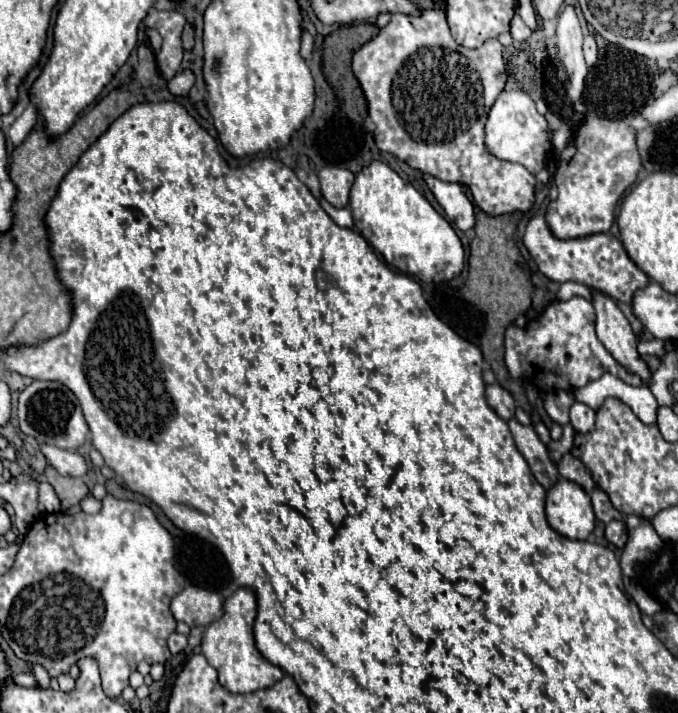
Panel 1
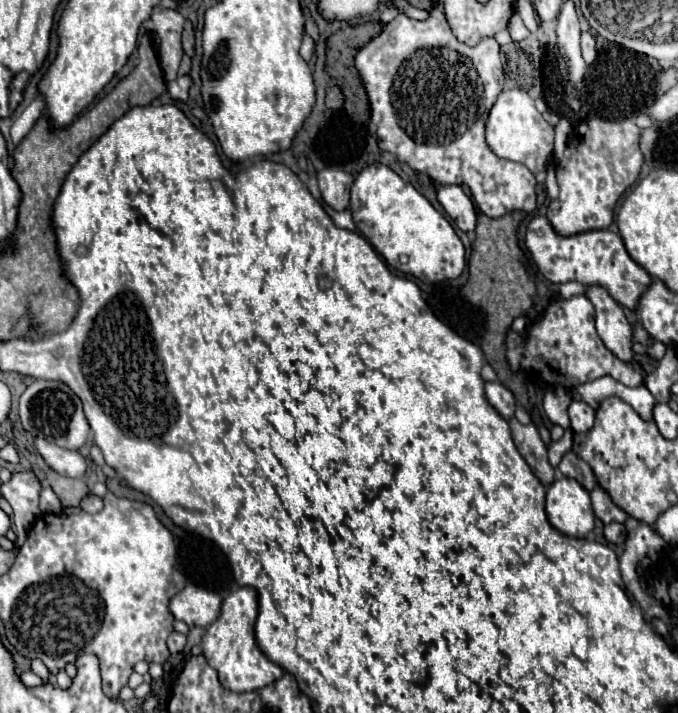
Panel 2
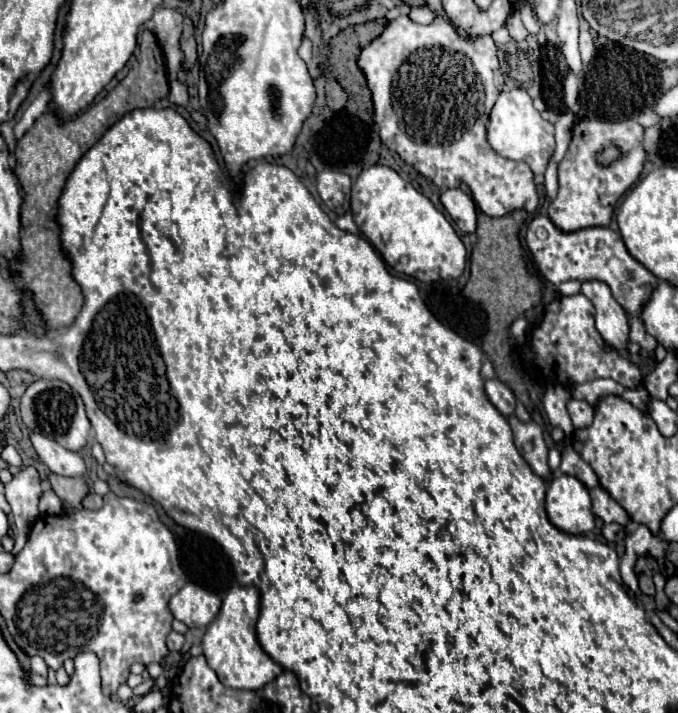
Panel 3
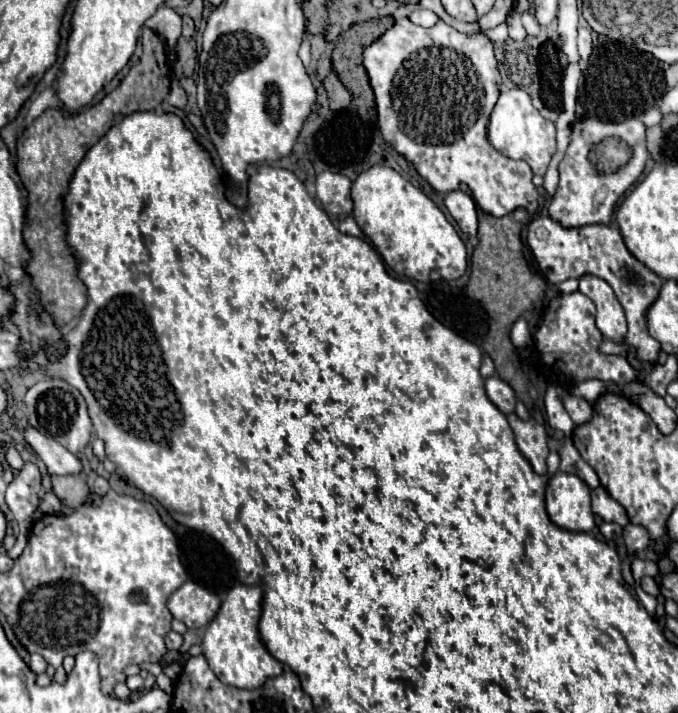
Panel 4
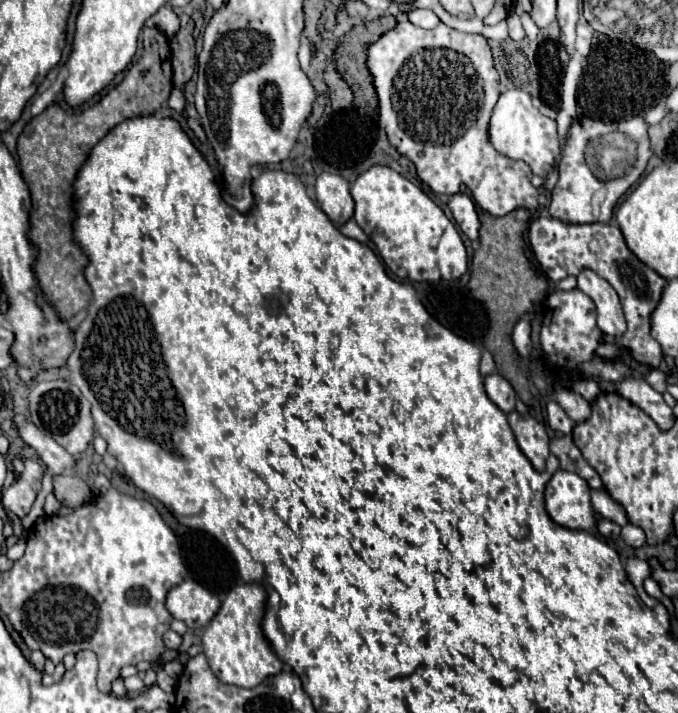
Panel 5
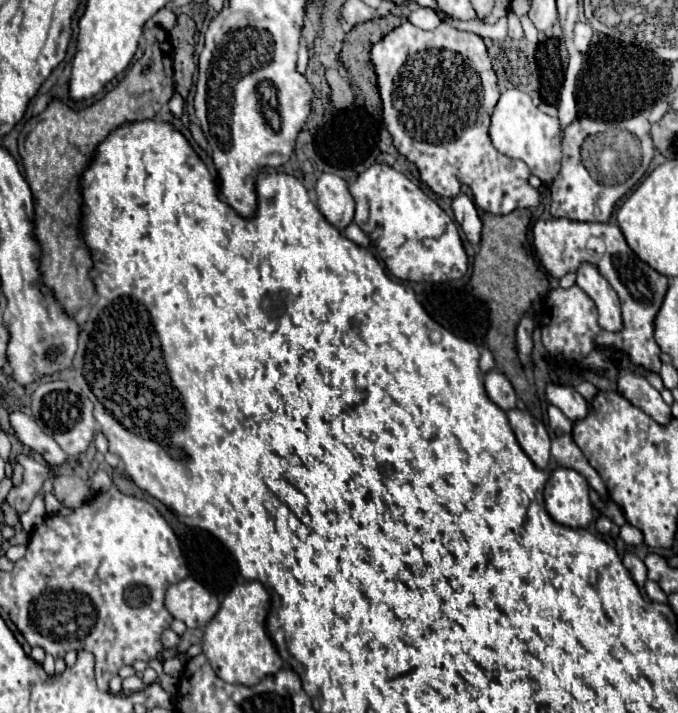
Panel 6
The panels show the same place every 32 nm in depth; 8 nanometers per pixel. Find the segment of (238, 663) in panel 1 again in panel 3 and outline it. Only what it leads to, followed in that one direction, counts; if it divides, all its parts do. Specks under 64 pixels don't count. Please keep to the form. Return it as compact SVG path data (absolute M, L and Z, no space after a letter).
M234 586L222 602L222 608L214 622L206 628L202 638L202 650L208 660L208 666L216 672L220 682L238 690L256 690L262 688L268 680L280 676L282 666L276 664L258 644L256 638L256 620L260 616L260 592L256 586L244 588Z

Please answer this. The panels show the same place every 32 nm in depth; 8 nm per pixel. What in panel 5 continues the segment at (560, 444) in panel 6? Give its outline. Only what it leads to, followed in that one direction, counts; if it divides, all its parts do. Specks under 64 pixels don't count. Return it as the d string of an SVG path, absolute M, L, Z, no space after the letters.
M572 436L554 438L550 442L550 452L560 460L560 468L570 470L570 472L576 472L578 476L584 476L584 480L590 484L590 488L596 488L596 490L602 490L604 488L598 472L584 460L582 452L572 442Z

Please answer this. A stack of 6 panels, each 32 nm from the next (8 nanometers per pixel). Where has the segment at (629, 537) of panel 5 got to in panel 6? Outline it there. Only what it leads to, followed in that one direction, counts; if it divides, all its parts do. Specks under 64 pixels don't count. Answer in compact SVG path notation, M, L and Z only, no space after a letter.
M624 524L620 528L620 538L628 544L628 546L638 546L642 542L642 536L640 536L640 530L632 528L630 524Z

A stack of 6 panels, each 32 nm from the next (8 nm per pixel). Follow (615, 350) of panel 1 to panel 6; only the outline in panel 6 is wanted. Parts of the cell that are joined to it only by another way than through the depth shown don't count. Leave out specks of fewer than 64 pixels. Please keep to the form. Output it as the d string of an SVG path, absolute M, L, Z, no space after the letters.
M582 262L576 274L578 274L576 284L596 302L600 314L598 324L604 330L618 332L622 328L622 316L620 316L620 300L614 288L608 284L608 280L604 280L598 268L590 262Z

